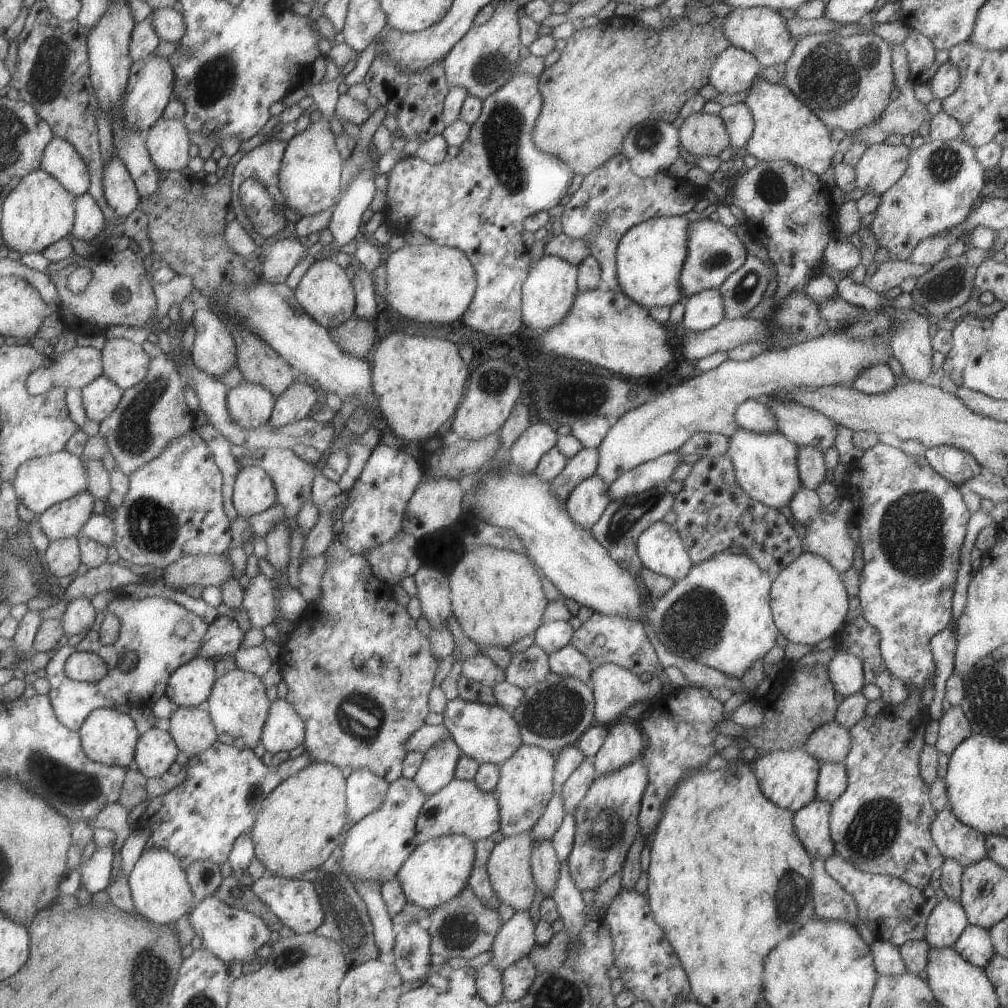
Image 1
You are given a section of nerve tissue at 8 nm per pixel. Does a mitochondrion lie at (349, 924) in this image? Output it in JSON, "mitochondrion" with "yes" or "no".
{"mitochondrion":"yes"}

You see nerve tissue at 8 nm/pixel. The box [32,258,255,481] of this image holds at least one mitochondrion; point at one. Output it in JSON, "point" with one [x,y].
{"point":[135,435]}

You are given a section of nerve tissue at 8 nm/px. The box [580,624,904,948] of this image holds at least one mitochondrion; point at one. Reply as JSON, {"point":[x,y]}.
{"point":[791,901]}

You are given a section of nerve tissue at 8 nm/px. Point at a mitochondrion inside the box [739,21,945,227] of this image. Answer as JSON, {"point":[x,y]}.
{"point":[829,74]}

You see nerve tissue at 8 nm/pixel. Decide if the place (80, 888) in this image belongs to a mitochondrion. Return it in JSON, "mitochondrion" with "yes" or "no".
{"mitochondrion":"no"}

